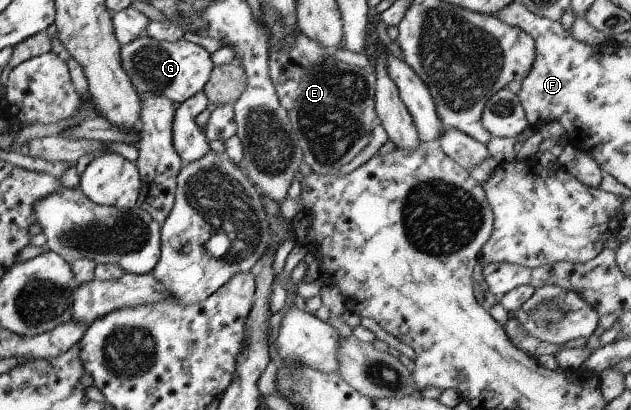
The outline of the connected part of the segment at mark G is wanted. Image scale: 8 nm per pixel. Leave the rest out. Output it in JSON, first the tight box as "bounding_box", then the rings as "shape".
{"bounding_box":[119,33,213,105],"shape":[[[144,33],[126,45],[120,44],[119,57],[120,67],[137,94],[152,93],[168,99],[173,105],[186,102],[201,91],[213,67],[209,54],[194,43],[182,38],[174,42],[155,41]]]}

